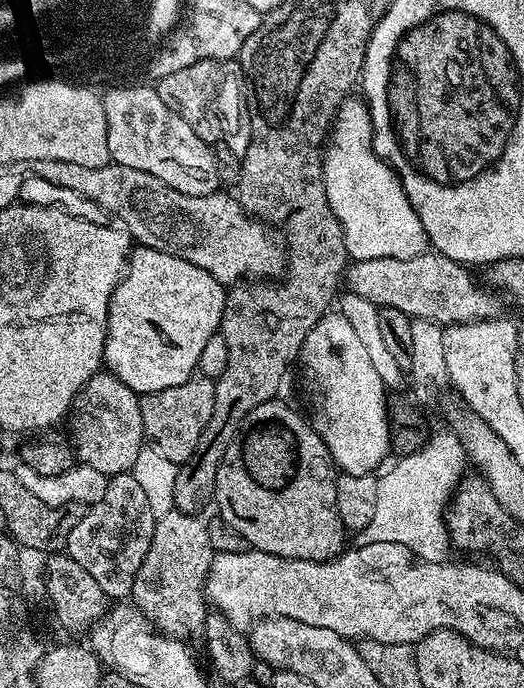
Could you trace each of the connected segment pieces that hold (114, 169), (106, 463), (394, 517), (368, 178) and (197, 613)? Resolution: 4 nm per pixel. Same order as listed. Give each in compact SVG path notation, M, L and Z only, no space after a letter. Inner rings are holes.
M34 160L30 164L31 175L44 178L51 185L74 190L82 198L88 198L102 206L109 217L116 216L125 232L137 245L162 250L162 254L170 254L174 258L186 258L203 272L208 272L221 286L232 286L241 278L276 278L286 268L286 248L279 235L271 236L269 225L253 218L245 212L239 199L224 190L217 190L205 196L191 196L174 190L174 186L166 186L162 178L154 178L146 170L134 170L131 166L122 166L111 162L102 166L77 166L74 162L54 162L53 160Z
M106 370L93 375L86 386L80 388L79 394L72 401L68 415L68 423L70 422L68 442L79 463L91 466L109 478L132 470L145 443L140 399L139 393L130 390L117 376Z
M433 431L427 443L416 453L399 457L397 464L377 479L378 503L374 505L374 518L358 534L360 544L398 542L422 560L443 561L450 552L446 509L456 485L465 475L464 447L456 433Z
M349 98L340 104L336 119L330 128L324 154L324 185L330 210L342 226L346 250L352 260L369 260L370 258L414 258L429 251L428 235L414 210L410 198L400 185L400 178L391 166L377 156L372 148L372 119L368 113L367 103L363 99Z
M175 510L159 517L154 538L150 538L150 550L146 550L146 558L142 558L142 566L138 566L138 574L134 578L131 603L146 614L157 631L172 639L197 639L204 633L204 579L208 577L214 553L207 523L200 519L199 515Z

